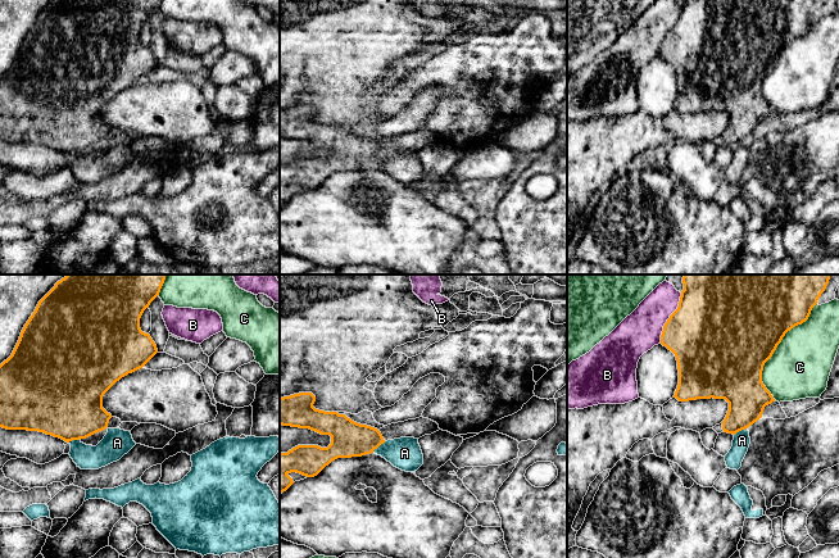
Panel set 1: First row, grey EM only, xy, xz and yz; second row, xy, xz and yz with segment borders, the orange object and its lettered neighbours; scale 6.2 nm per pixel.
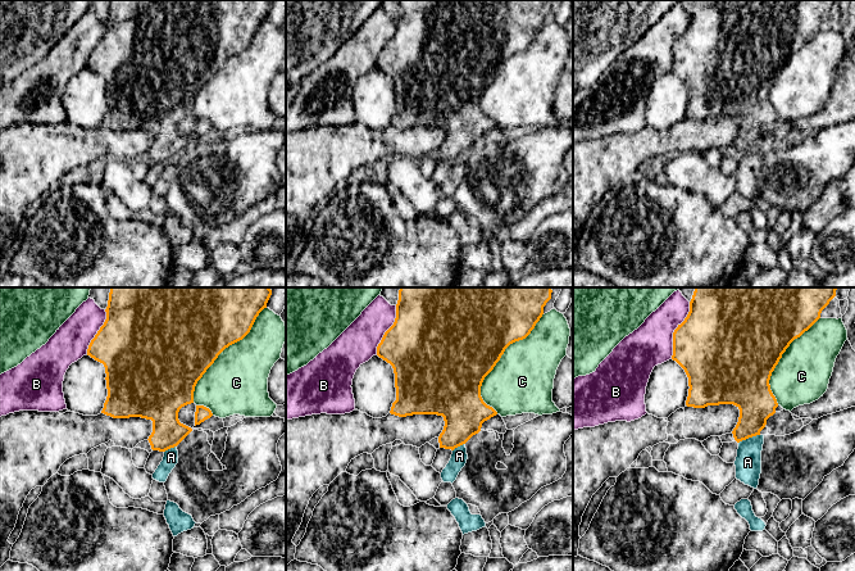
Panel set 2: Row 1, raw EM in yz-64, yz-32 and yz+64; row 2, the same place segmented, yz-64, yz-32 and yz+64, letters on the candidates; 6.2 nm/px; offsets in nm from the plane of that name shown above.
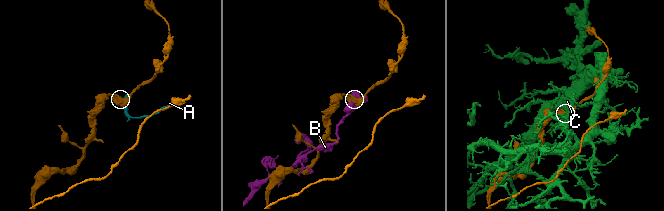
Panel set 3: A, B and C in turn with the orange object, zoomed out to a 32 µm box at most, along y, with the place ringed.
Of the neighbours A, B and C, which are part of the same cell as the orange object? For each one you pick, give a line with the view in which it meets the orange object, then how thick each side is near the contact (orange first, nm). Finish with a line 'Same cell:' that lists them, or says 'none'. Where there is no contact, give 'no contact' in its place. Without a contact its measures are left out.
Same cell: none

